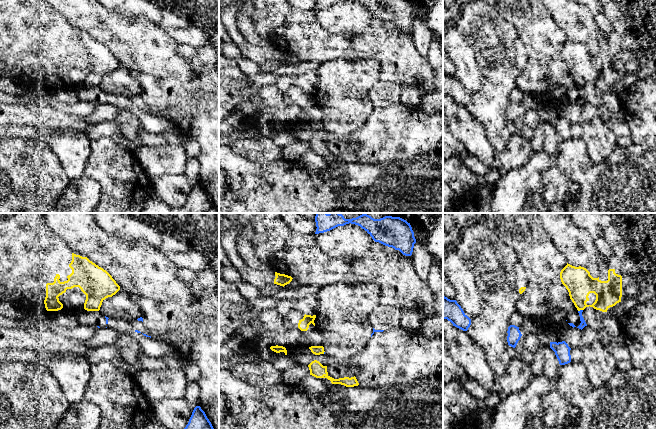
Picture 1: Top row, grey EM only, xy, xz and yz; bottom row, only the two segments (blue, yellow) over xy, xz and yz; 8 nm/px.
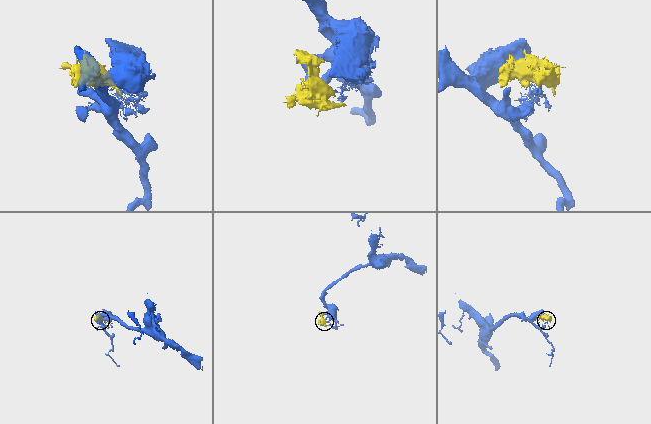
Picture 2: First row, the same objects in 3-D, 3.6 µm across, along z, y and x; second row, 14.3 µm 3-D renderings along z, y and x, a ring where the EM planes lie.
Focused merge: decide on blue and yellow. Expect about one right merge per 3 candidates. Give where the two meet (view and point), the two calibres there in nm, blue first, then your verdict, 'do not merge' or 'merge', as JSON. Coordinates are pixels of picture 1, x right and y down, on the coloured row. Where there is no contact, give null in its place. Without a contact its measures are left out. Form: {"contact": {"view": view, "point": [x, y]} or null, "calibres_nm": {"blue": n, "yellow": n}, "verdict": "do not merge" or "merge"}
{"contact": {"view": "yz", "point": [580, 310]}, "calibres_nm": {"blue": 50, "yellow": 220}, "verdict": "do not merge"}

